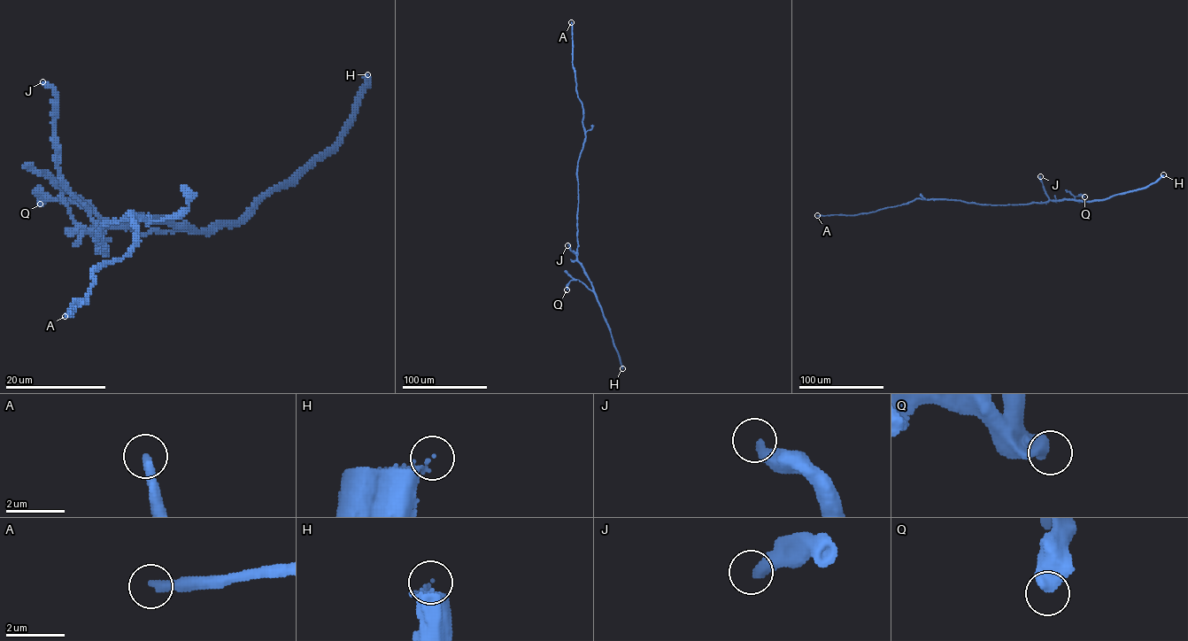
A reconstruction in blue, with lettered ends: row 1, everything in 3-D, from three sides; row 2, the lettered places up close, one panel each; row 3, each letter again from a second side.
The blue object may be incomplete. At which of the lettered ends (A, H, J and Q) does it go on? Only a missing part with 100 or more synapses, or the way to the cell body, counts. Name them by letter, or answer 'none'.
A

